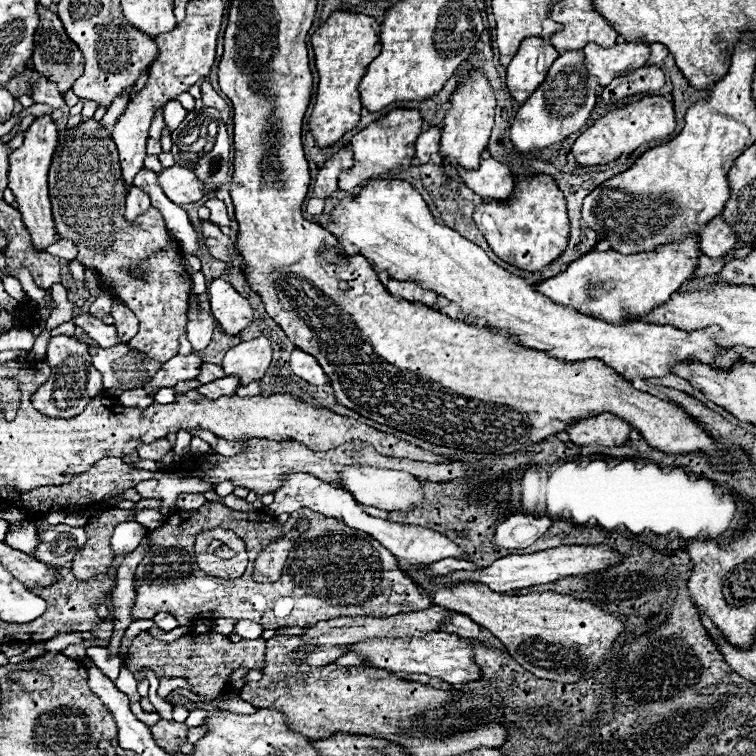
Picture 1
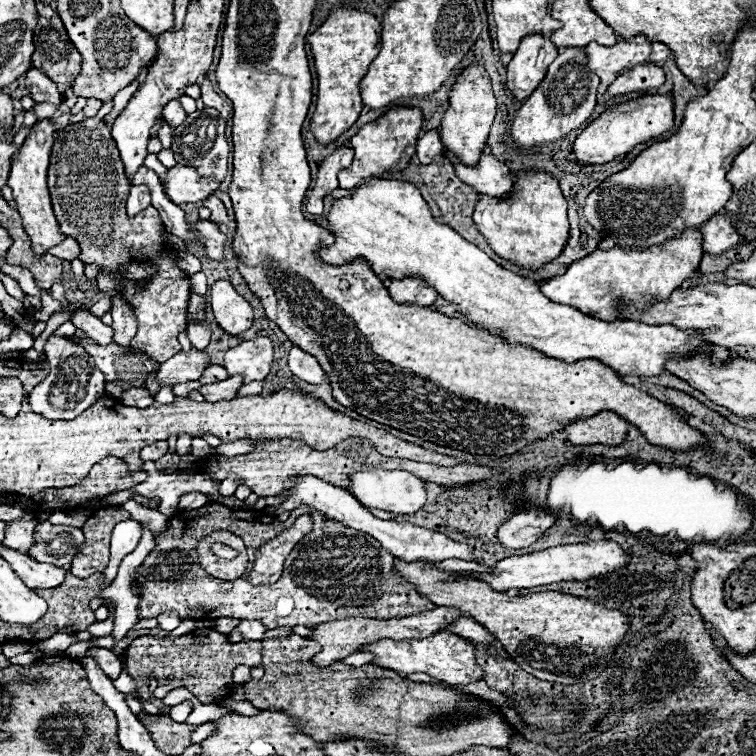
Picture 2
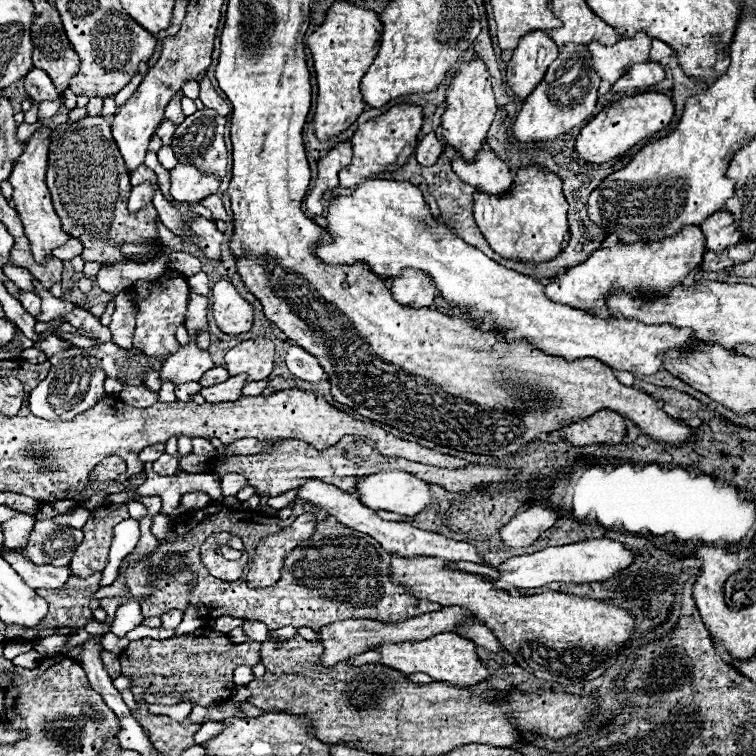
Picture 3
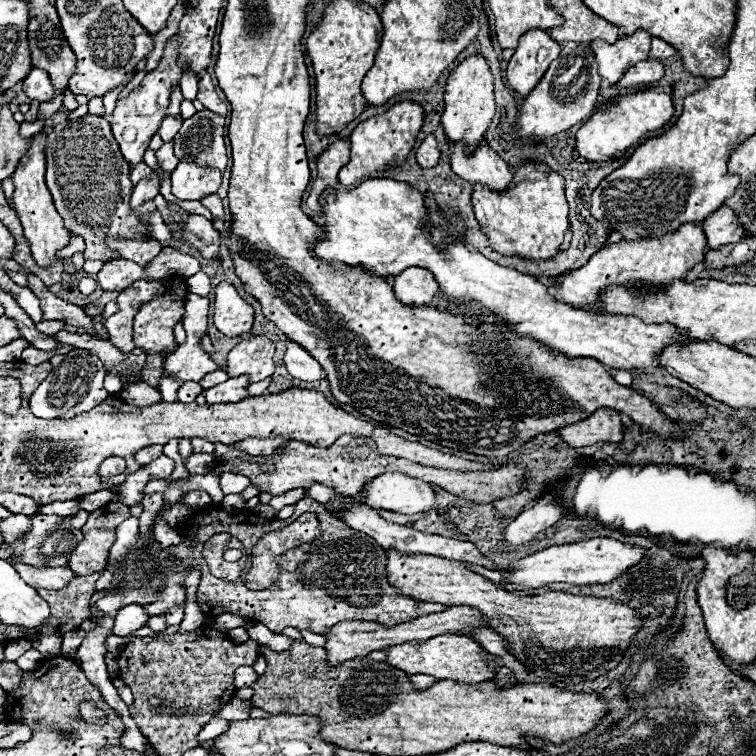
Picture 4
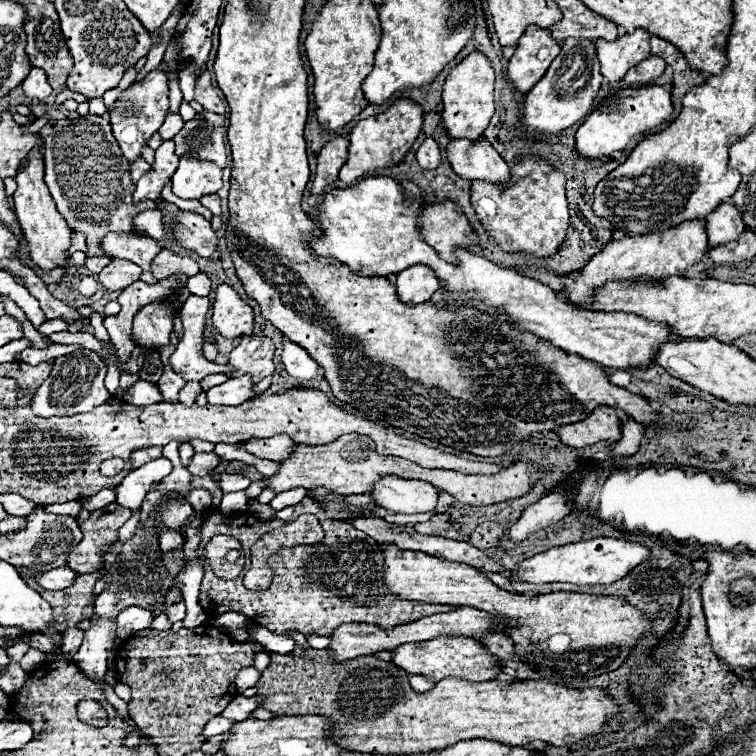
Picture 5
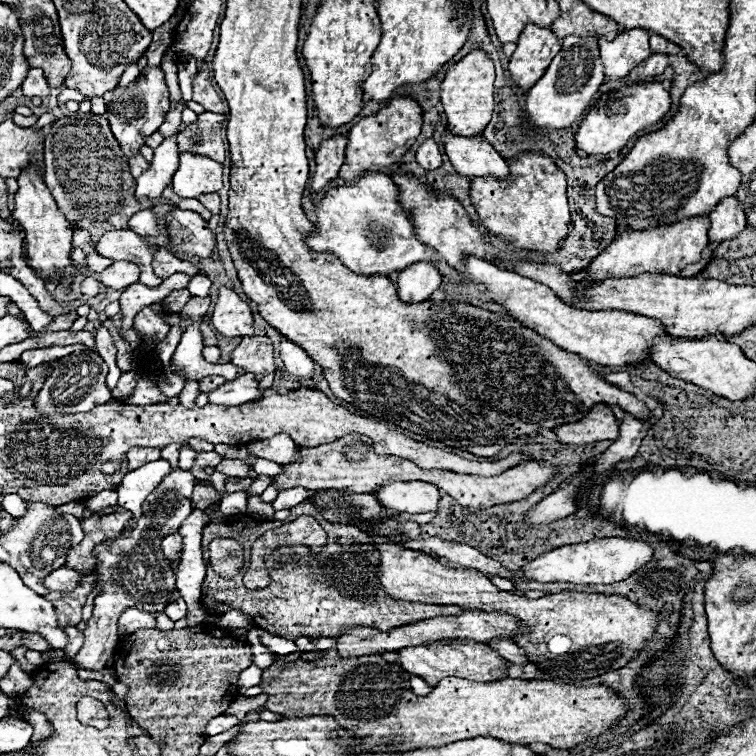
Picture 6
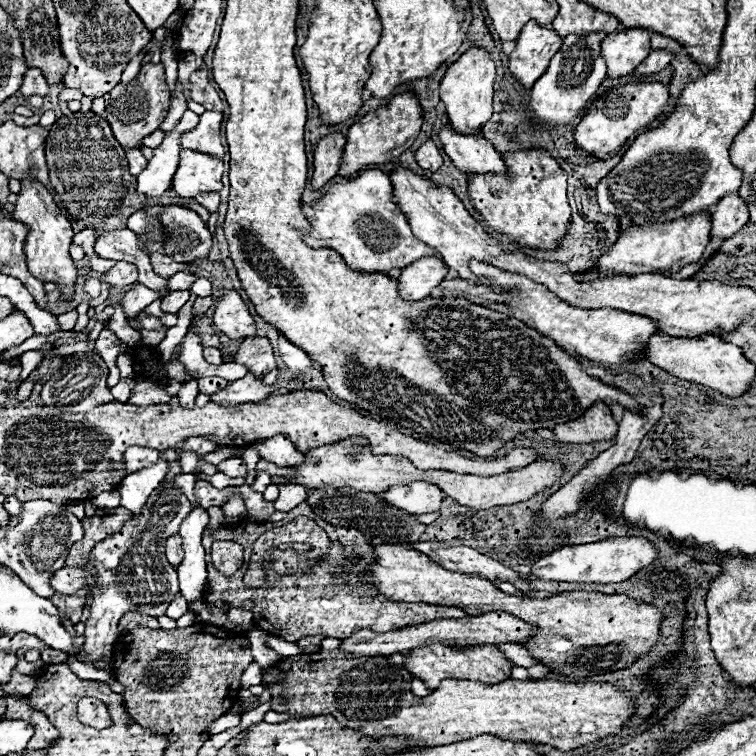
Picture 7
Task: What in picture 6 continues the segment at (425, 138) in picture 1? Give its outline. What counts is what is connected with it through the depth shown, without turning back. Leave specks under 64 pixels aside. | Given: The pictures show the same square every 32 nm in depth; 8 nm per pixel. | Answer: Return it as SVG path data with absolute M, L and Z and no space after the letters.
M428 138L416 152L416 162L424 168L424 170L436 170L440 168L442 164L442 156L440 156L440 150L438 150L438 144Z

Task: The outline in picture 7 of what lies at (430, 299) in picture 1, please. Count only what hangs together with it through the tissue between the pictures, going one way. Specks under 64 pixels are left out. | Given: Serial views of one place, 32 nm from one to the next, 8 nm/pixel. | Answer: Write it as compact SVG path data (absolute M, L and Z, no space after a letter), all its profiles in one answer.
M430 256L428 260L416 260L400 274L400 294L404 300L422 300L432 288L446 278L446 266L440 258Z

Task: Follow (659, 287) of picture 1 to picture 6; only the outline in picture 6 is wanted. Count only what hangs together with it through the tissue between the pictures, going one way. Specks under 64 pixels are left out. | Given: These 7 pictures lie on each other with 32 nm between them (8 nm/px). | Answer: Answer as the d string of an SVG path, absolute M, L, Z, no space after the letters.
M694 216L692 220L680 220L666 228L648 228L644 232L626 230L614 240L592 264L584 270L590 274L590 282L600 282L606 278L630 278L638 274L680 274L688 264L700 260L704 248L708 246L708 216Z

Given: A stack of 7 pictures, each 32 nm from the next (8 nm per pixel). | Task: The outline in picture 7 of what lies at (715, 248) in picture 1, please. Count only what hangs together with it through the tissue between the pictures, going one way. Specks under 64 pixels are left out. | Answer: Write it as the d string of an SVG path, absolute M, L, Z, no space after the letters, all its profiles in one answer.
M732 192L718 200L712 212L712 236L730 238L748 222L748 206L740 200L738 192Z

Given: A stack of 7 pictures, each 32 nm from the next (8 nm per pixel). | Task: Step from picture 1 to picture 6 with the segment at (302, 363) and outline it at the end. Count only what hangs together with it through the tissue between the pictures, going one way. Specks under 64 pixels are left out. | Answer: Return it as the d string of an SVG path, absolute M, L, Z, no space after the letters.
M282 338L280 340L280 358L286 364L286 370L292 376L300 376L300 378L308 378L314 374L314 362L312 358L296 344L292 344L290 340Z

